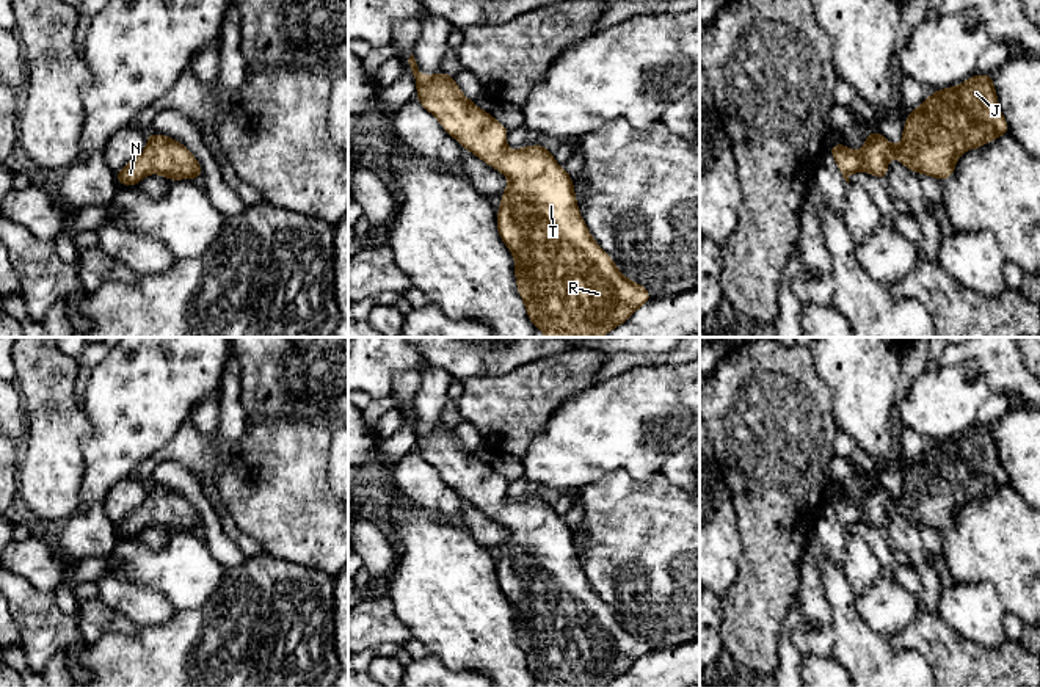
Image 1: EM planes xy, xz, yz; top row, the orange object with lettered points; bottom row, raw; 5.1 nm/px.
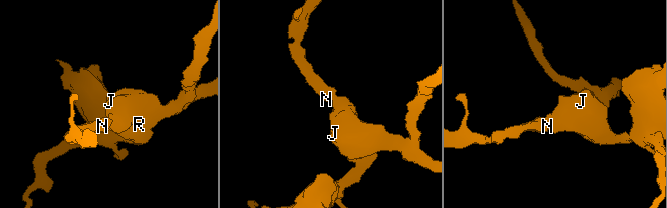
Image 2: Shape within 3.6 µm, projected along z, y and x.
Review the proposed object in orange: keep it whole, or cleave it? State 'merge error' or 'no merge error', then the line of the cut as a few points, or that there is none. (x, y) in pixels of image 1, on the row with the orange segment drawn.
no merge error; no cut

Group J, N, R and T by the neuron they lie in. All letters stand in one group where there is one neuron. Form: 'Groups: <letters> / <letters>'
Groups: J N R T

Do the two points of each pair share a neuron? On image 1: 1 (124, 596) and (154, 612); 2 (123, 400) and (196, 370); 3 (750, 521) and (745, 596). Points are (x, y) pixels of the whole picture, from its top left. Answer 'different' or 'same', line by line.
1: same
2: same
3: same

